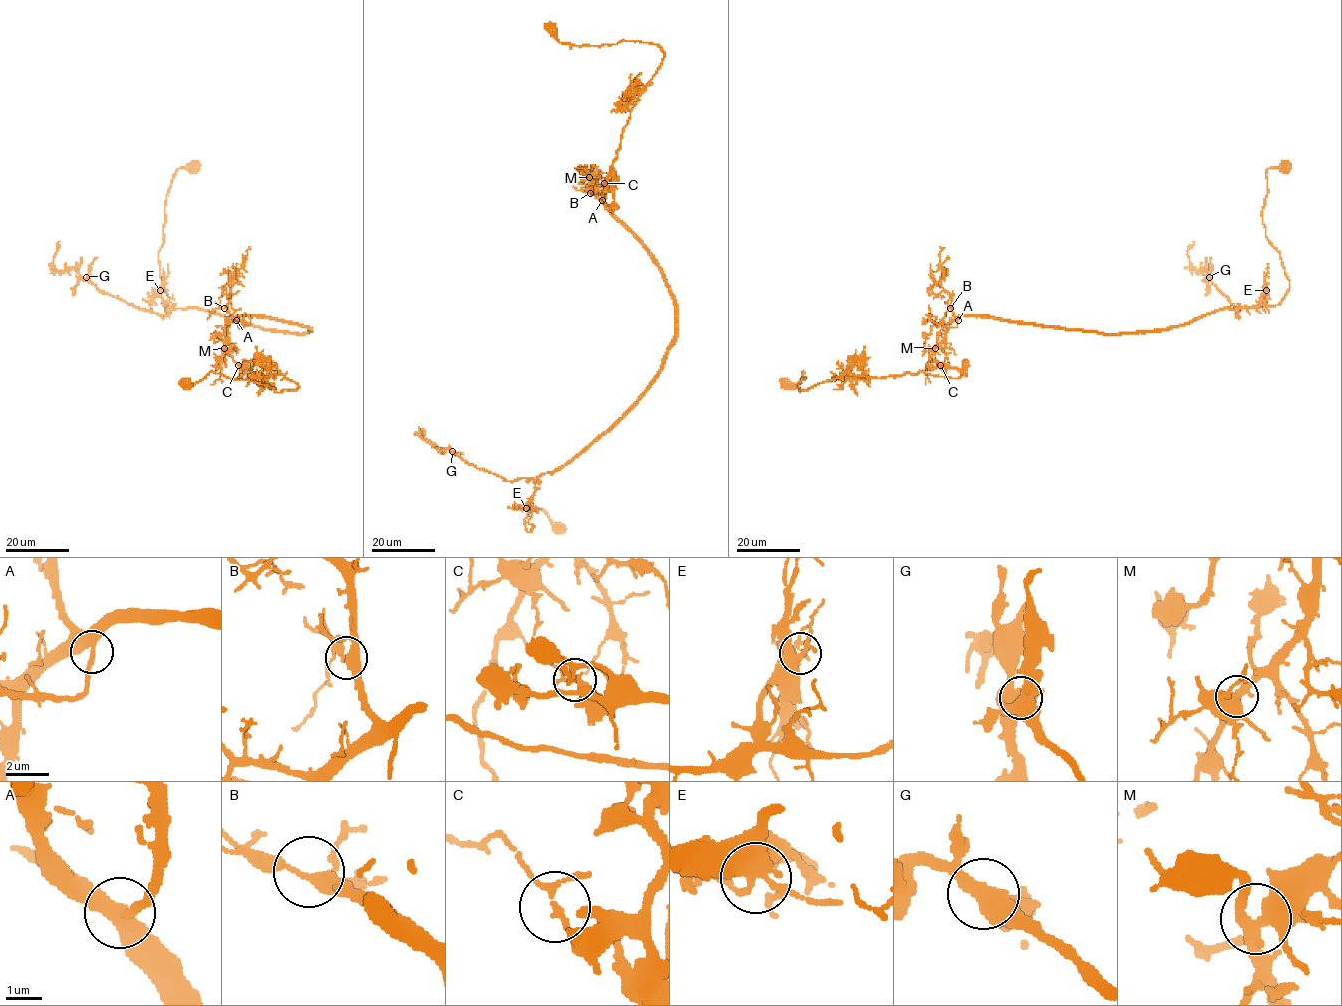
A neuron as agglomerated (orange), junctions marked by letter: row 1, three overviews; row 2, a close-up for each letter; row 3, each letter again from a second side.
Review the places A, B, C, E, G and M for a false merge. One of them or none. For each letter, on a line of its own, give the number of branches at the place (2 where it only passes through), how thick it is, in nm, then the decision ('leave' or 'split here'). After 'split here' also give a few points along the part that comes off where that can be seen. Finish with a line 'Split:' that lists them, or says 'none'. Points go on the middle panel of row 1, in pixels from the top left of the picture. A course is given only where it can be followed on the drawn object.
A: 3 | 320 nm | leave
B: 3 | 280 nm | leave
C: 3 | 130 nm | split here | (603, 183), (615, 200), (609, 210), (603, 192), (622, 131), (663, 51), (630, 41), (570, 45), (549, 21)
E: 3 | 360 nm | leave
G: 3 | 440 nm | leave
M: 3 | 440 nm | leave
Split: C

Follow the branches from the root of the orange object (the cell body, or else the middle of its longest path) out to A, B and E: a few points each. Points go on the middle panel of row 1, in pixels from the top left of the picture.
A: (558, 527), (530, 504), (525, 528), (533, 526), (536, 480), (622, 416), (675, 334), (662, 268), (602, 200)
B: (558, 527), (530, 504), (525, 528), (533, 526), (536, 480), (622, 416), (675, 334), (662, 268), (590, 193)
E: (558, 527), (530, 504), (524, 520), (529, 532), (531, 504), (526, 508)

